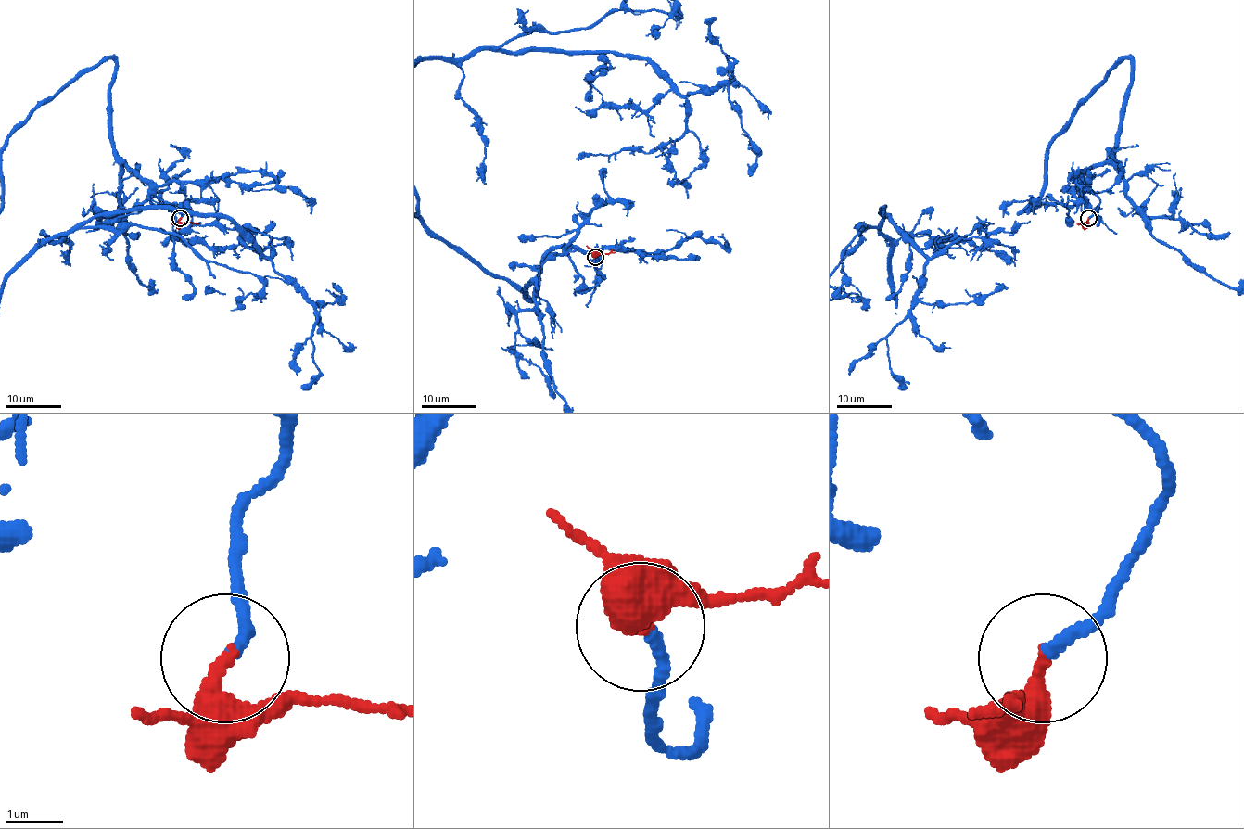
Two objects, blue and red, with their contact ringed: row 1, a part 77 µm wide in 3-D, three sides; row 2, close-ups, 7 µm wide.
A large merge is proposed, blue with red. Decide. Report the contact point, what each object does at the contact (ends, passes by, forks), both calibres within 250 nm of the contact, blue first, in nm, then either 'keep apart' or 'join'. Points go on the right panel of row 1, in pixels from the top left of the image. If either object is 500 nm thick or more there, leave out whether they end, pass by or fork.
at (1088, 218); blue ends there; red ends there; 200 nm thick on the blue side, 320 nm on the other; join

